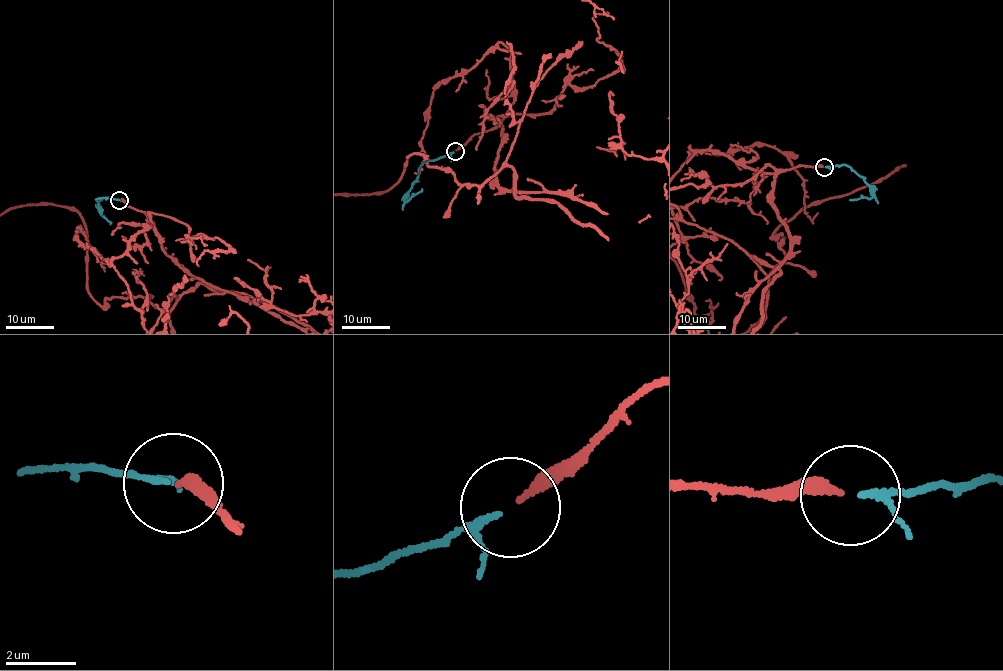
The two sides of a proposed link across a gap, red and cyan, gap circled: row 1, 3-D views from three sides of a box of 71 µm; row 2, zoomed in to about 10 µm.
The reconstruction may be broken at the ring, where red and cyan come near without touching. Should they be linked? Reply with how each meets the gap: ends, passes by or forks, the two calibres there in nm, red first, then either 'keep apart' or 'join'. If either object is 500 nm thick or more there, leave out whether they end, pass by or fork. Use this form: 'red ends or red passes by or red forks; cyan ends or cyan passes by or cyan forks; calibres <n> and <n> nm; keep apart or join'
red ends; cyan passes by; calibres 240 and 120 nm; join

